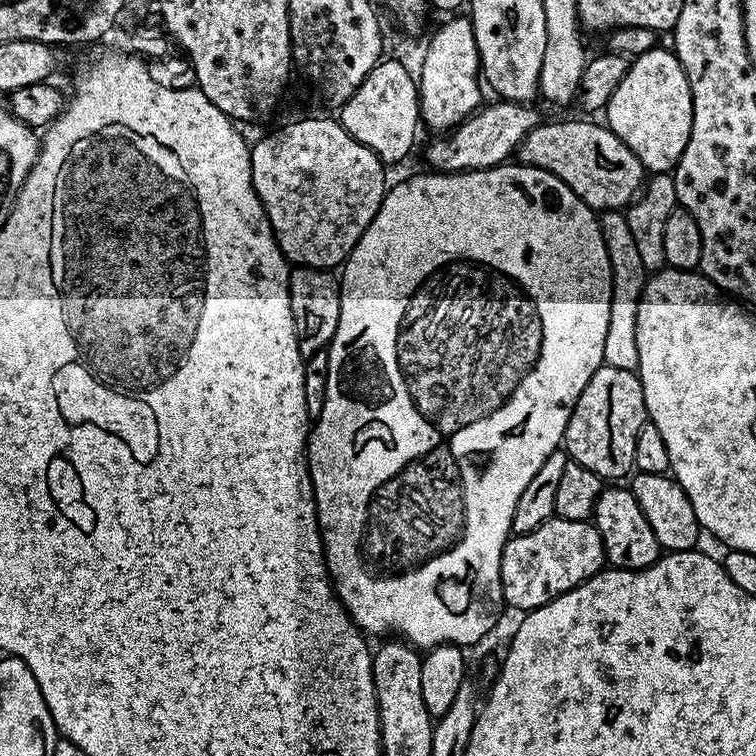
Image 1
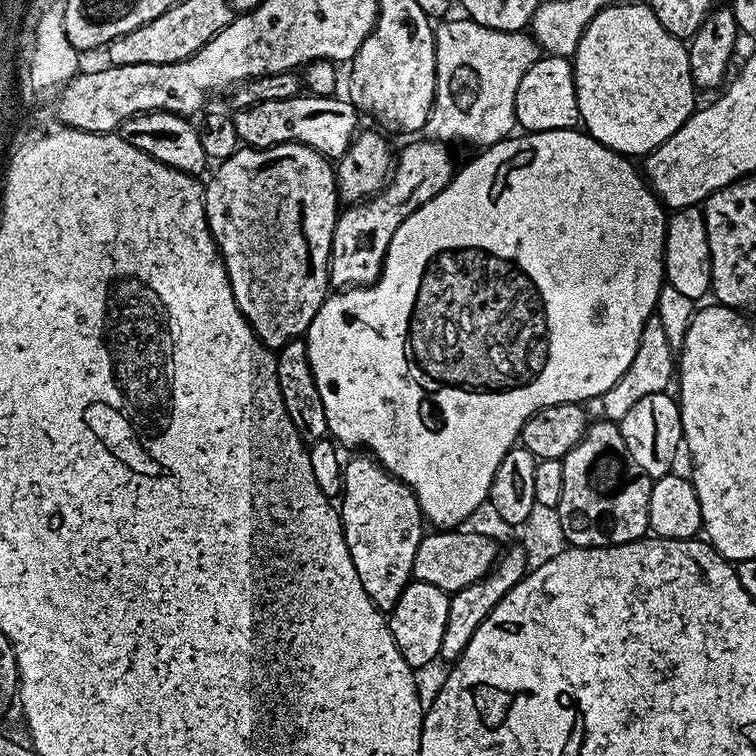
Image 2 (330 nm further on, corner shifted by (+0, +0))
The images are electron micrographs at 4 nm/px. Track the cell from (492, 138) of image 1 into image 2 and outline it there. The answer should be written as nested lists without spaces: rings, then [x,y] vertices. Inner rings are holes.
[[[427,138],[416,139],[420,140],[406,145],[401,152],[399,149],[390,179],[383,190],[367,200],[349,203],[345,207],[348,209],[345,212],[343,209],[337,215],[332,249],[330,250],[330,262],[328,263],[328,282],[333,289],[366,288],[375,284],[380,277],[380,272],[384,269],[384,259],[398,226],[402,226],[402,222],[406,222],[406,218],[410,218],[410,214],[414,214],[423,204],[430,202],[452,181],[454,167],[452,168],[451,154],[444,149],[447,147],[443,143],[433,142]]]

